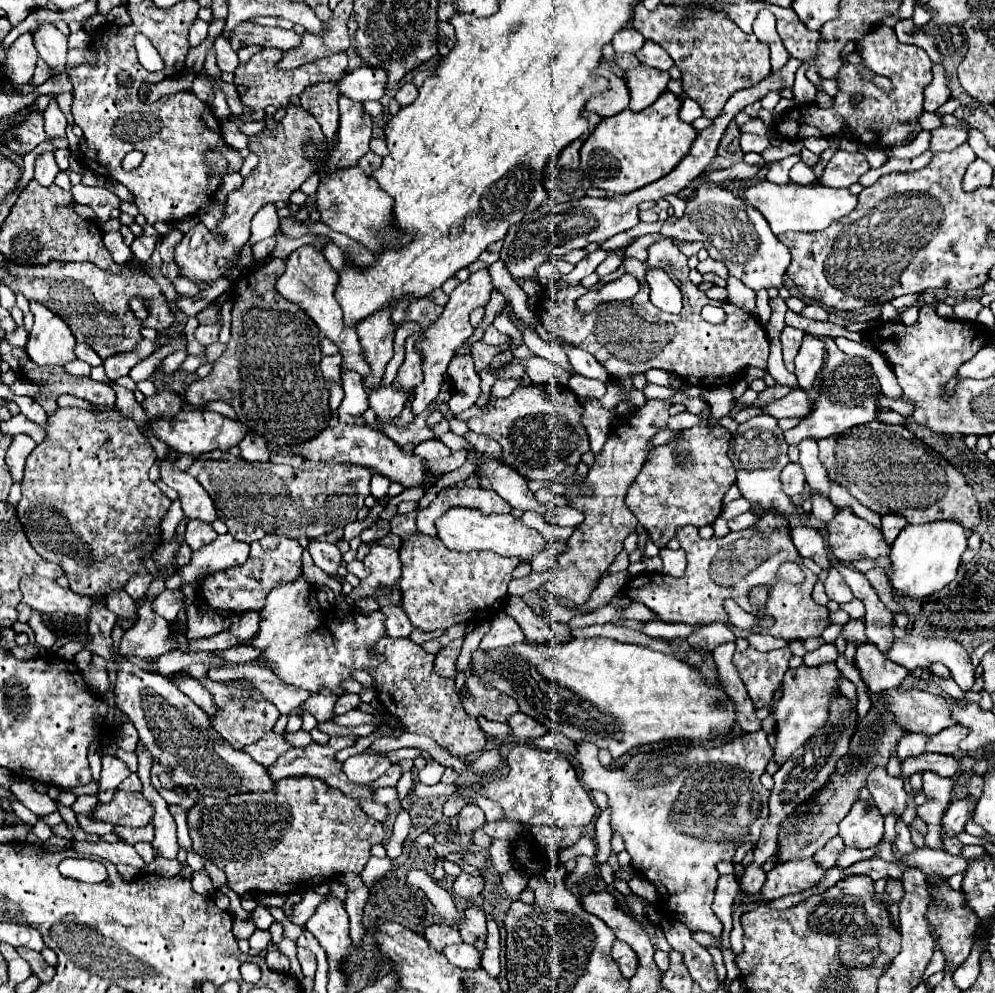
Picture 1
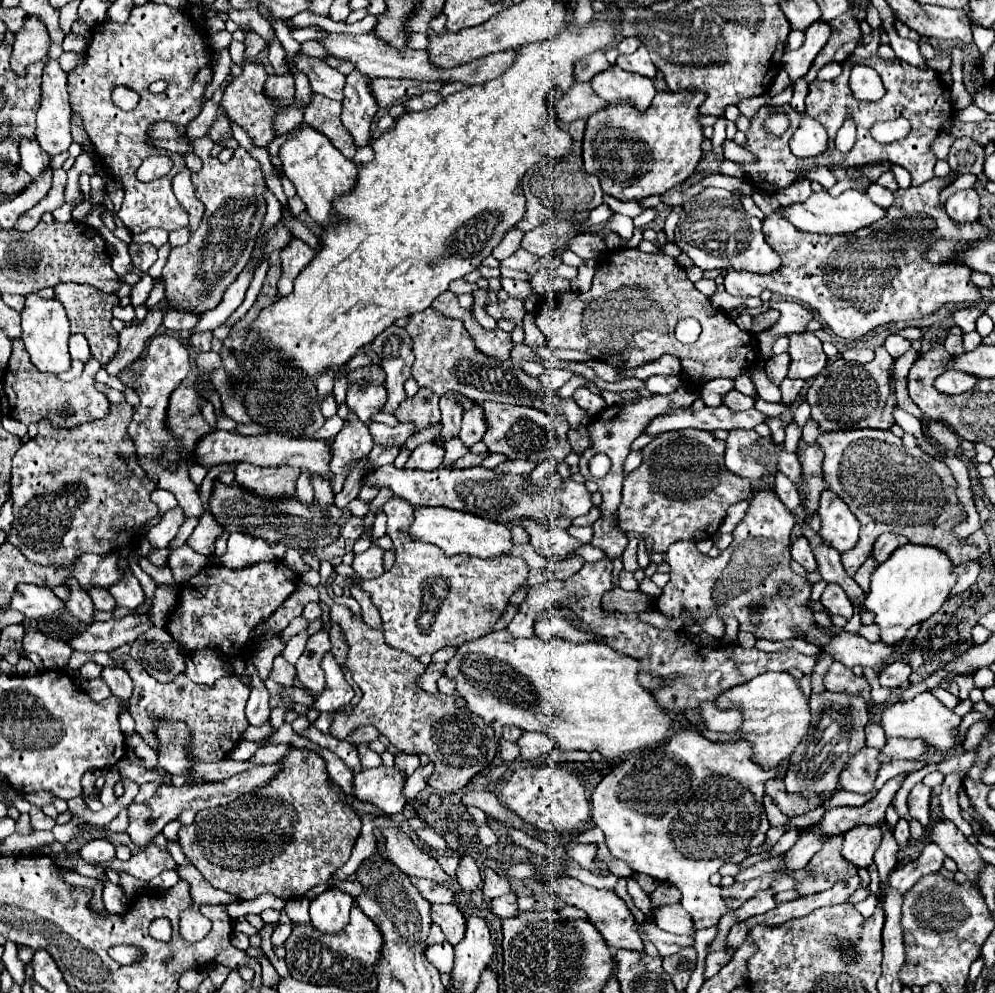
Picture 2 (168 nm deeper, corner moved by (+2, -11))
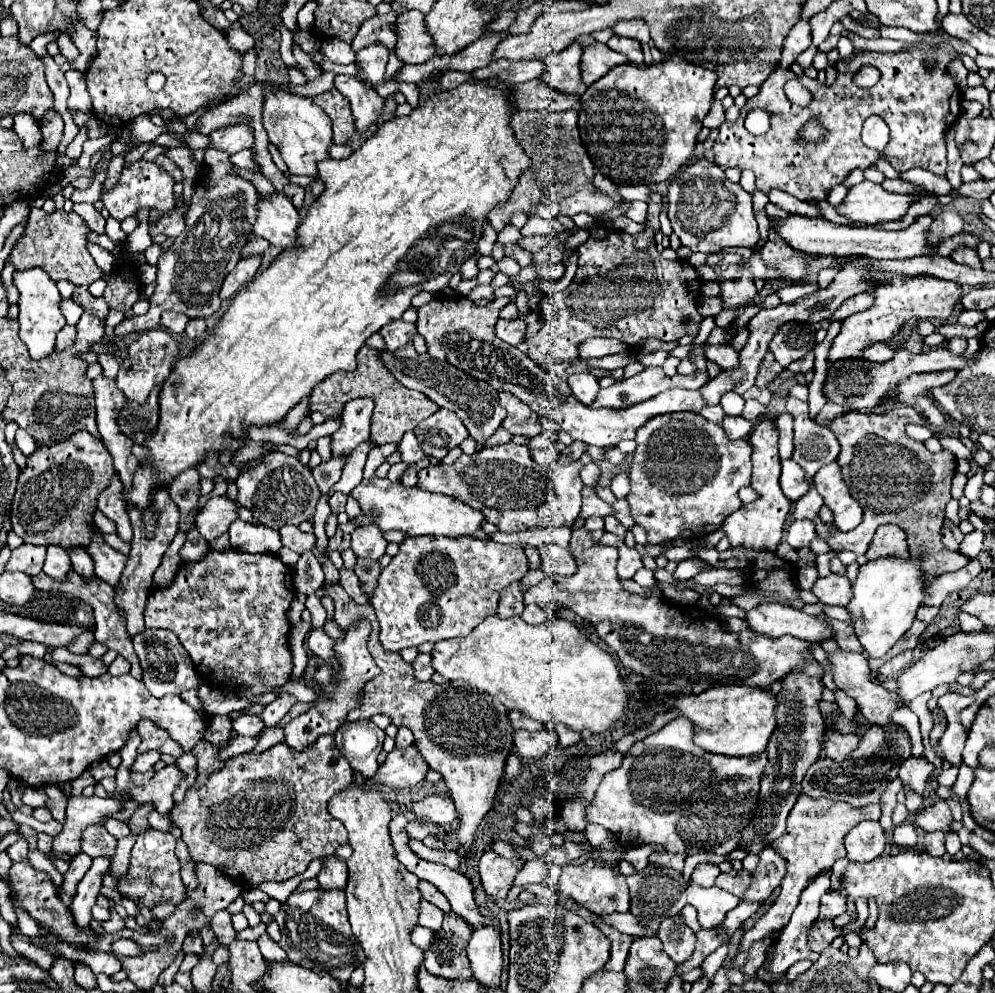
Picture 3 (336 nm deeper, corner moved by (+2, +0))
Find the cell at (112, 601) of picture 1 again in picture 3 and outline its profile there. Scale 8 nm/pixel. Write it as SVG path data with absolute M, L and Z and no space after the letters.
M71 548L67 550L69 552L69 558L71 558L71 566L77 574L85 576L85 578L91 578L93 576L93 560L91 556L87 554L85 548Z

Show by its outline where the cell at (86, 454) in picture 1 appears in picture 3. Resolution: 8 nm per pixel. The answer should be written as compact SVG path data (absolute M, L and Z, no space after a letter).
M79 430L79 434L65 442L39 446L33 456L27 458L27 468L21 470L19 476L11 508L13 532L35 546L83 546L83 540L91 540L93 536L89 524L93 522L97 494L109 486L113 476L111 454L105 444L87 430Z

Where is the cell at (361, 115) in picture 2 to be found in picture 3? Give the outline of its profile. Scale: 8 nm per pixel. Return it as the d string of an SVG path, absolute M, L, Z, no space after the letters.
M373 42L371 46L365 46L357 52L357 68L359 68L359 80L377 86L385 82L385 66L387 66L389 50L381 42Z

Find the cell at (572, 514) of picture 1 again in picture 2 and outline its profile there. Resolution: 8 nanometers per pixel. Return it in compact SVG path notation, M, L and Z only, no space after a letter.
M571 525L571 527L567 529L567 533L569 533L571 537L575 537L575 539L583 541L583 543L589 543L589 541L591 541L591 535L593 535L593 529L591 529L591 527L577 527L577 525Z

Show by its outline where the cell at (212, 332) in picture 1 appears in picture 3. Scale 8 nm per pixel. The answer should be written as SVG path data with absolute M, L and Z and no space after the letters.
M189 320L187 322L187 330L185 330L185 334L189 336L189 338L199 338L201 334L205 332L205 320Z

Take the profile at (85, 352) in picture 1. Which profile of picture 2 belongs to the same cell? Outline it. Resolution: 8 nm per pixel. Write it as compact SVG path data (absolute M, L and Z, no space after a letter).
M73 335L69 339L69 349L71 349L71 357L81 363L87 363L91 359L91 351L89 351L87 339L83 335Z

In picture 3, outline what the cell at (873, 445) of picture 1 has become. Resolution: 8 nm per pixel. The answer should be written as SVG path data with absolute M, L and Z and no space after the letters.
M895 406L885 414L847 412L831 422L829 428L841 444L837 462L843 470L843 478L851 488L851 496L865 510L863 522L857 528L827 538L831 550L851 550L863 556L879 526L897 524L907 534L909 556L923 558L921 570L927 576L939 576L967 566L969 558L965 554L951 552L941 542L941 526L945 520L945 506L951 498L951 478L955 476L957 458L947 450L933 454L923 442L909 438L905 432L907 424L925 422L923 414L911 406Z

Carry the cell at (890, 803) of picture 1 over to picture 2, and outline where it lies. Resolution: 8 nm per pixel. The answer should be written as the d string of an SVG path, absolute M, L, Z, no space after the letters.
M869 747L861 749L843 769L839 777L839 785L851 793L859 793L859 795L871 793L875 787L877 771L881 767L879 755L881 755L879 749L869 749Z

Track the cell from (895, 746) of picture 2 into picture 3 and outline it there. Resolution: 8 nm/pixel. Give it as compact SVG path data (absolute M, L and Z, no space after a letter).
M871 726L863 736L861 742L857 746L857 750L851 754L851 758L863 758L863 756L871 756L873 752L877 752L881 748L881 744L887 742L887 734L879 728L879 726Z

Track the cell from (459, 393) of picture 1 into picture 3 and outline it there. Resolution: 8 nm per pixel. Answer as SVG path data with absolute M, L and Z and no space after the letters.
M437 410L431 418L423 420L415 430L419 446L429 458L443 460L449 450L457 448L467 436L467 428L451 410Z

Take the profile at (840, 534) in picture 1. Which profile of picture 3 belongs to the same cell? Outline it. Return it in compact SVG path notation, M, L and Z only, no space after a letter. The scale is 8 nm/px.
M829 462L827 466L823 466L815 474L813 484L815 484L817 492L823 496L825 504L833 510L835 526L841 532L853 530L861 522L863 508L859 506L859 502L855 502L855 498L851 498L837 462Z

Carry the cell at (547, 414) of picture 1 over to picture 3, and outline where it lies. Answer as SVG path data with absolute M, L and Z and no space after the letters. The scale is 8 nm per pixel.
M501 392L499 394L499 404L507 410L507 418L503 420L503 428L509 430L511 434L523 434L523 436L537 436L541 432L541 426L537 424L537 414L531 412L531 408L513 394Z

